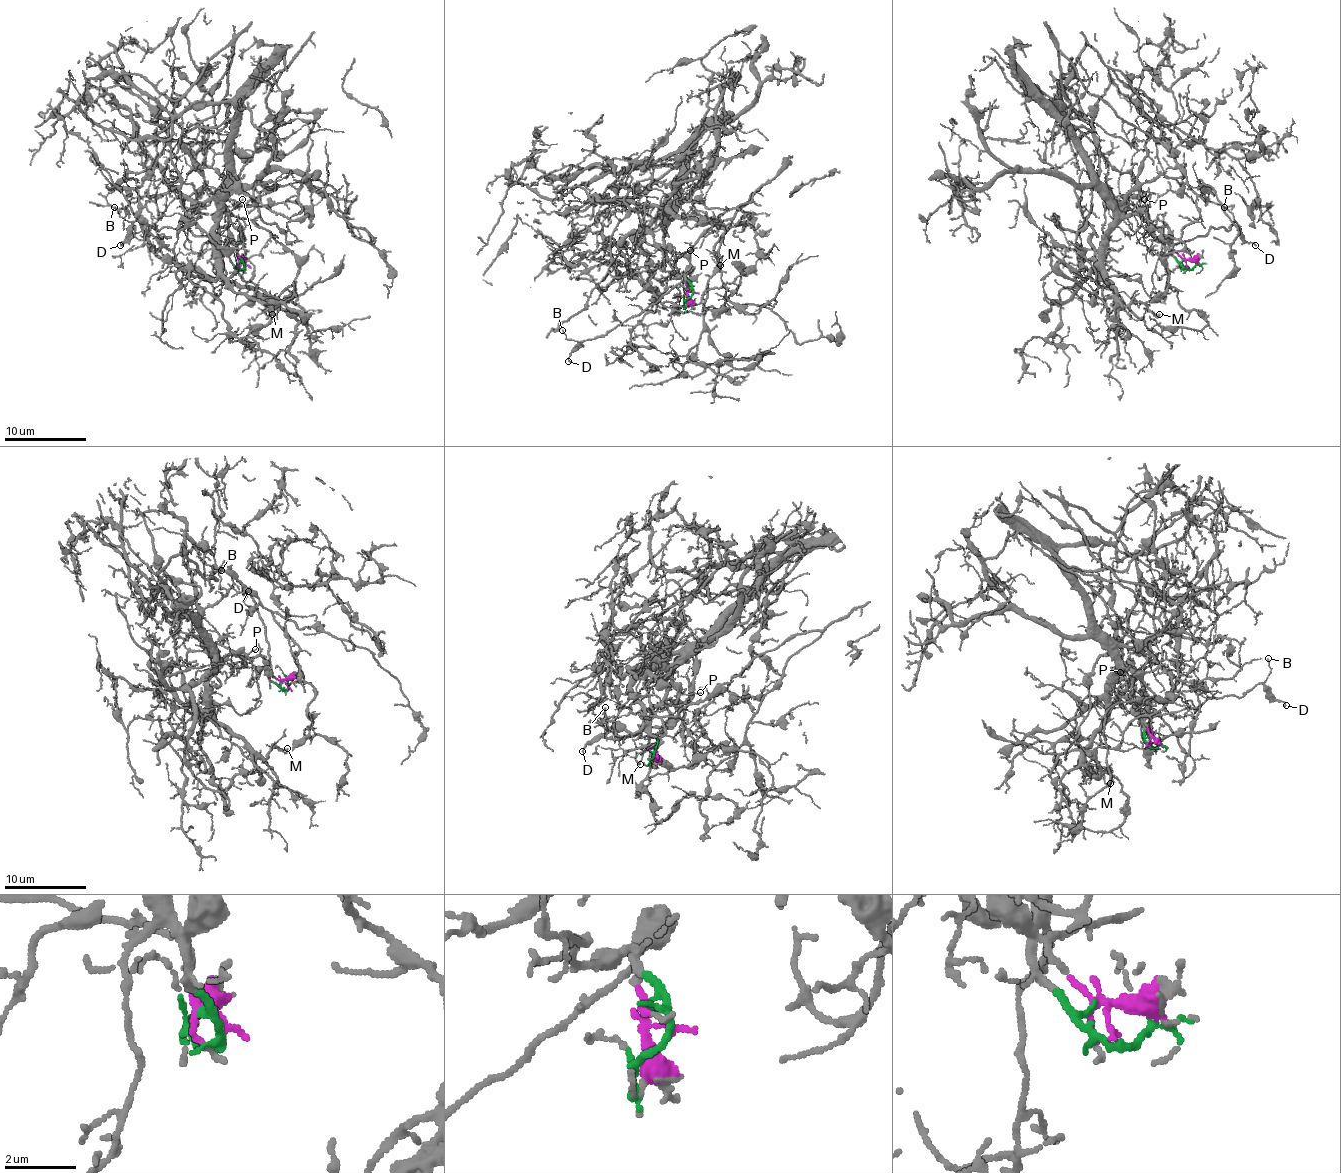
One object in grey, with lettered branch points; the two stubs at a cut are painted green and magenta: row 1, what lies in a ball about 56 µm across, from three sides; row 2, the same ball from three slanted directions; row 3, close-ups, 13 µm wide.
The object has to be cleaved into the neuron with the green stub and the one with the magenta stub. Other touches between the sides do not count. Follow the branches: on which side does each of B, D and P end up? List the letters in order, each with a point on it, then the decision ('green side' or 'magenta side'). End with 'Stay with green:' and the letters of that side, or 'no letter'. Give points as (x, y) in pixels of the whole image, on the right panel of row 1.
B: at (1224, 207); magenta side
D: at (1255, 245); magenta side
P: at (1144, 199); magenta side
Stay with green: no letter

